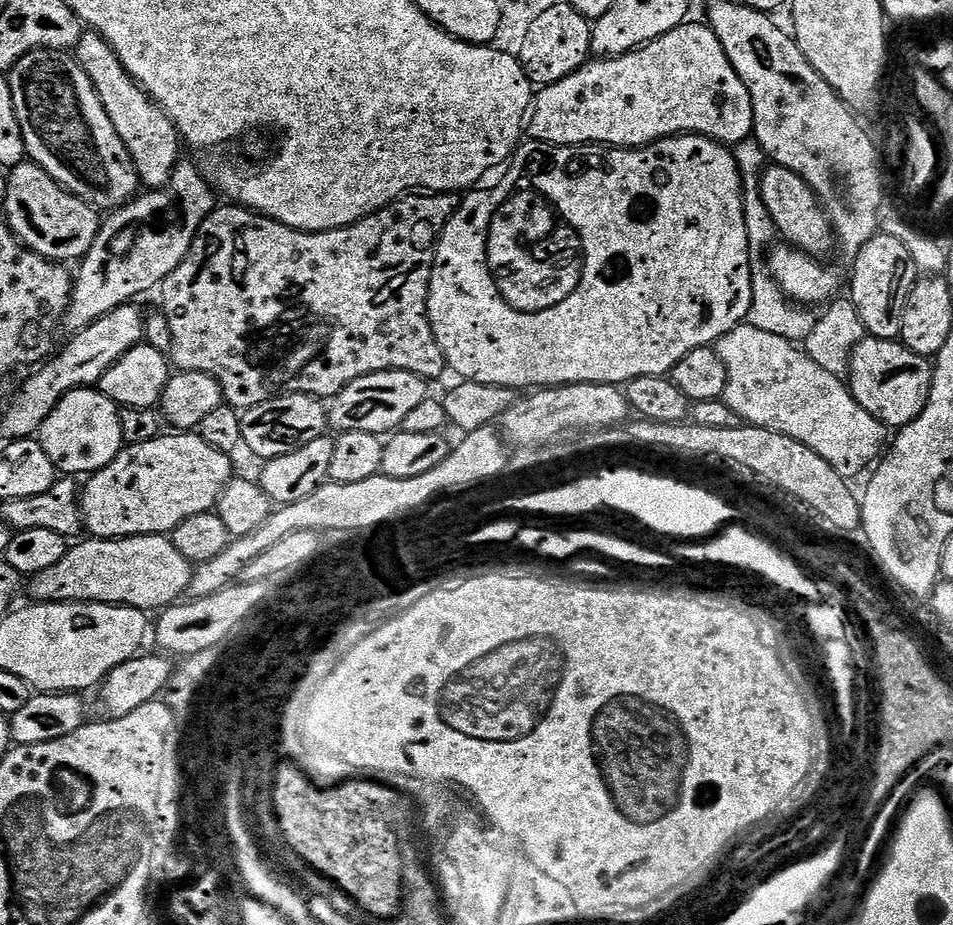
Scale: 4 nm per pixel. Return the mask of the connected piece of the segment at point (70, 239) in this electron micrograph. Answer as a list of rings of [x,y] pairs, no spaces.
[[[25,162],[14,166],[8,172],[8,185],[6,186],[6,198],[2,202],[2,208],[8,217],[6,223],[12,229],[17,238],[32,252],[38,253],[39,256],[45,256],[48,260],[57,262],[79,261],[90,250],[94,238],[98,234],[102,223],[102,216],[97,209],[91,204],[80,200],[73,192],[68,192],[46,170],[42,170],[31,162]]]

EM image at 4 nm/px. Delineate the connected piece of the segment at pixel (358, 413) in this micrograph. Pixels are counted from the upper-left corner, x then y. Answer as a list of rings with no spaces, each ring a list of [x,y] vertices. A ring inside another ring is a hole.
[[[386,370],[354,378],[350,386],[346,386],[337,396],[331,397],[327,405],[329,425],[336,428],[337,433],[362,430],[379,437],[395,433],[404,419],[430,396],[428,388],[429,381],[406,370]]]

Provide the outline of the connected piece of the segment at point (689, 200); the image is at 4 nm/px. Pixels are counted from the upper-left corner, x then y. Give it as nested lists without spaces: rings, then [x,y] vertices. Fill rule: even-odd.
[[[681,134],[668,136],[664,140],[655,140],[645,148],[613,148],[611,146],[555,146],[539,142],[524,142],[516,149],[510,169],[518,179],[528,179],[533,189],[539,192],[559,217],[580,236],[584,273],[570,298],[550,306],[550,310],[541,312],[520,312],[511,308],[502,298],[488,269],[488,231],[500,202],[513,193],[513,187],[484,188],[477,187],[461,199],[452,217],[446,222],[440,240],[436,243],[436,260],[432,264],[432,277],[428,283],[428,321],[434,330],[434,338],[444,355],[444,363],[458,370],[465,380],[506,386],[517,390],[543,390],[565,384],[611,384],[626,386],[634,378],[643,376],[668,376],[672,368],[690,350],[715,345],[727,332],[745,323],[751,306],[752,260],[747,240],[746,218],[743,214],[743,182],[740,180],[739,166],[733,153],[725,145],[708,136]]]

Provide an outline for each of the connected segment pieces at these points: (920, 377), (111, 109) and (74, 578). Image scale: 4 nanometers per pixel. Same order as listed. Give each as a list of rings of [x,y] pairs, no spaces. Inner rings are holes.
[[[865,335],[852,350],[846,383],[862,410],[874,414],[885,428],[899,430],[922,414],[930,398],[933,367],[929,357],[914,354],[914,350],[907,348],[899,339],[883,340]]]
[[[85,31],[74,49],[74,55],[90,78],[106,114],[110,114],[110,122],[114,122],[118,138],[122,138],[126,150],[130,150],[130,158],[138,170],[141,185],[148,190],[166,188],[172,181],[172,171],[178,166],[179,160],[176,159],[182,149],[182,137],[172,119],[136,83],[135,78],[122,66],[116,51],[97,32]]]
[[[167,535],[126,536],[119,540],[87,539],[76,542],[81,544],[73,543],[62,562],[31,577],[33,601],[42,604],[125,604],[127,608],[139,608],[145,614],[152,614],[177,603],[187,593],[194,571],[193,561],[187,560]]]

